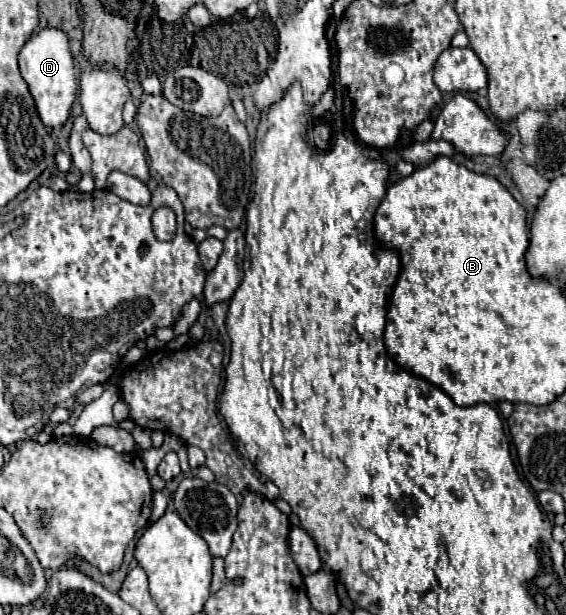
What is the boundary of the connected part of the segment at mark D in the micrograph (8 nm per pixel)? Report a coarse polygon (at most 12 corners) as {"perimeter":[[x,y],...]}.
{"perimeter":[[33,33],[19,53],[43,125],[61,127],[77,97],[67,33]]}

